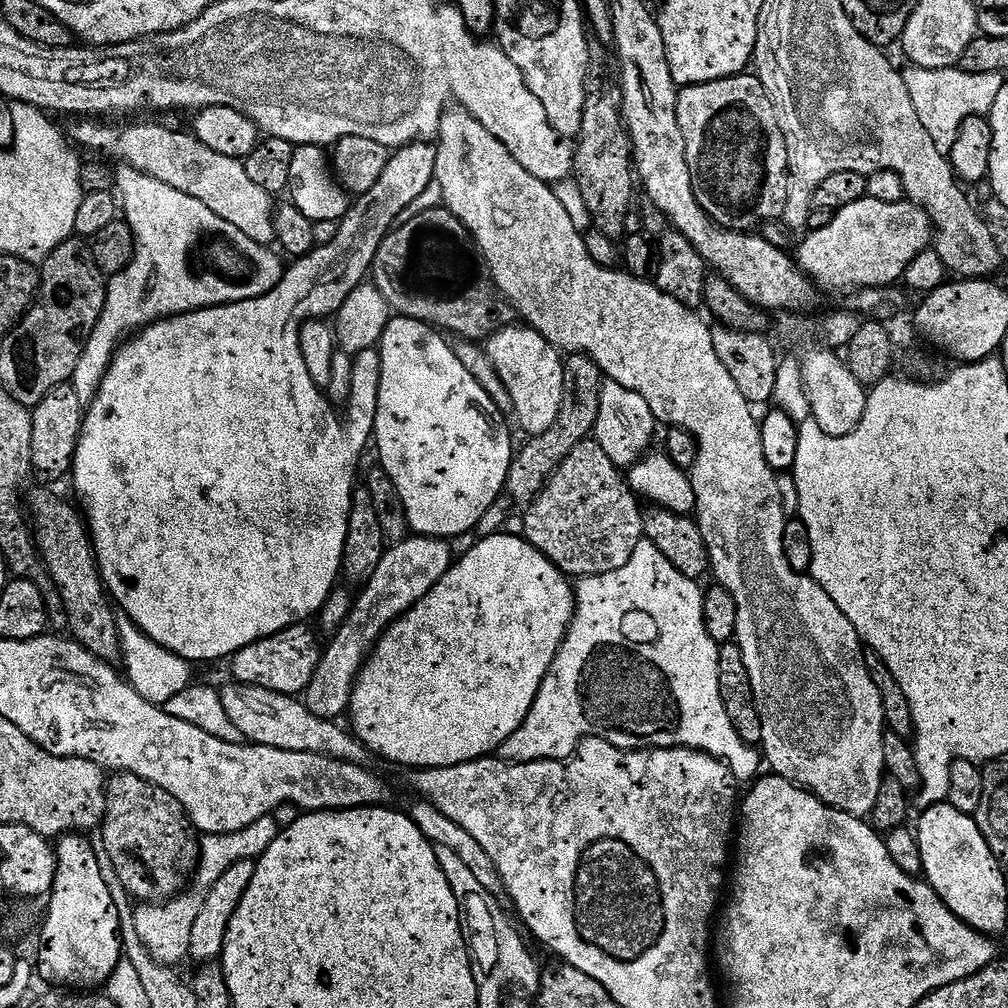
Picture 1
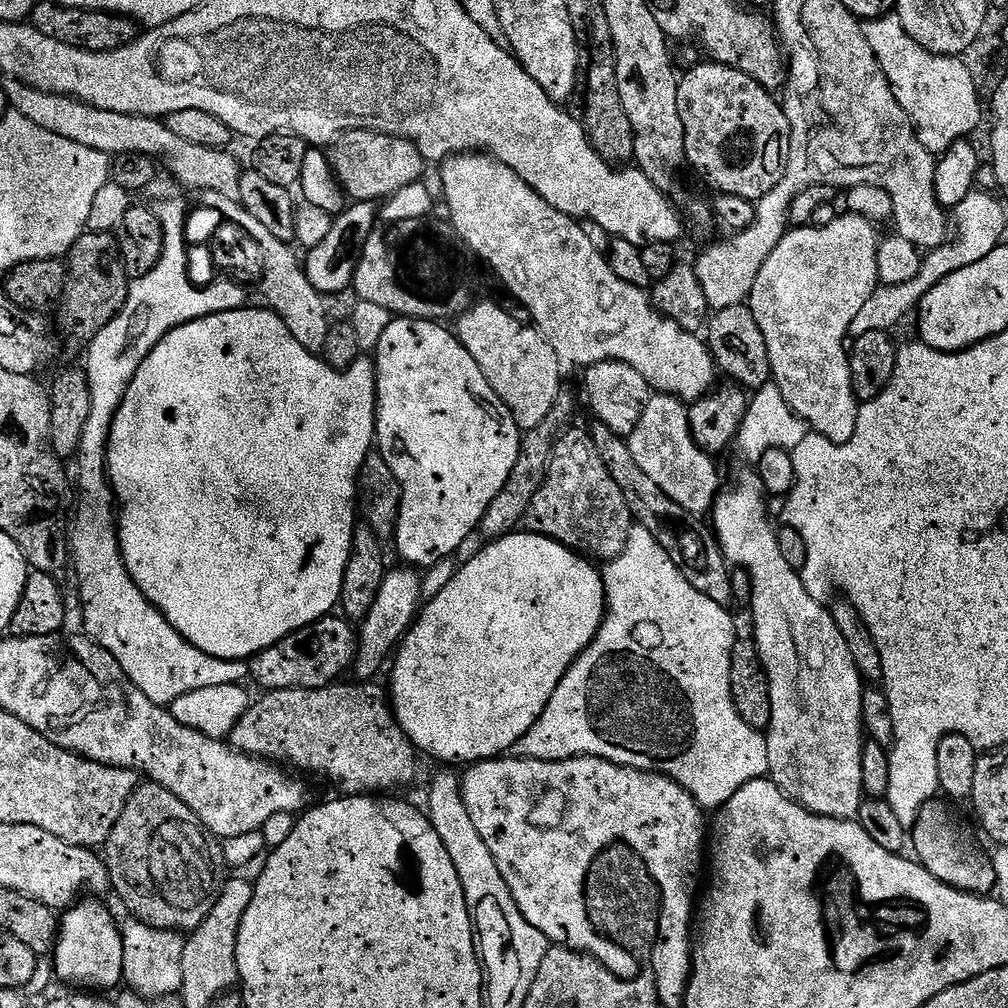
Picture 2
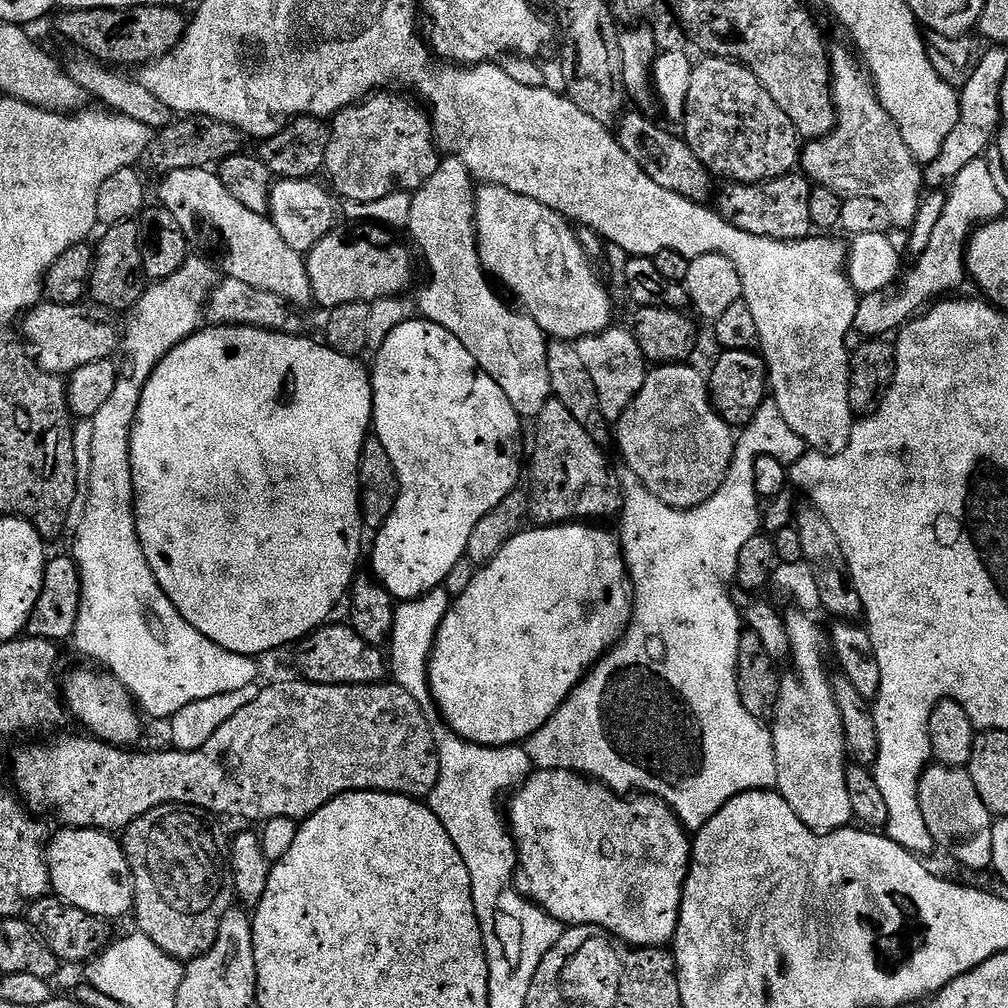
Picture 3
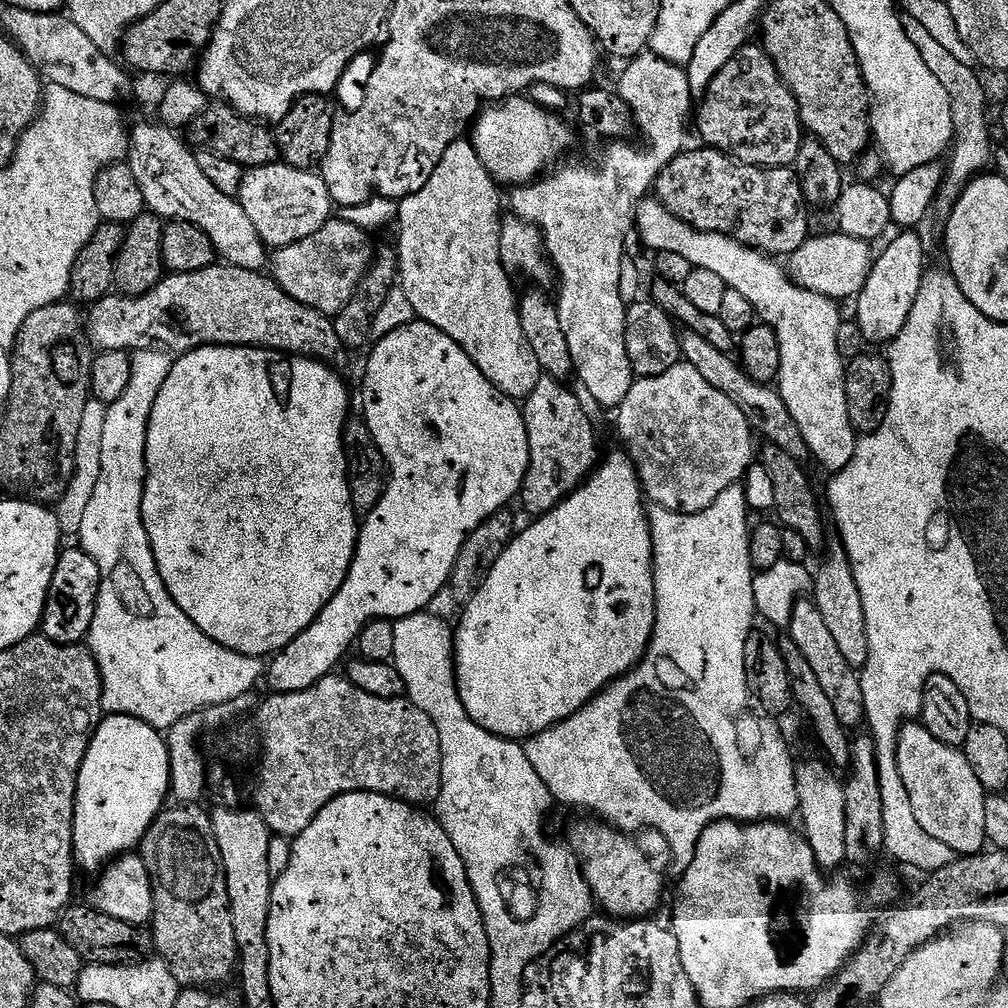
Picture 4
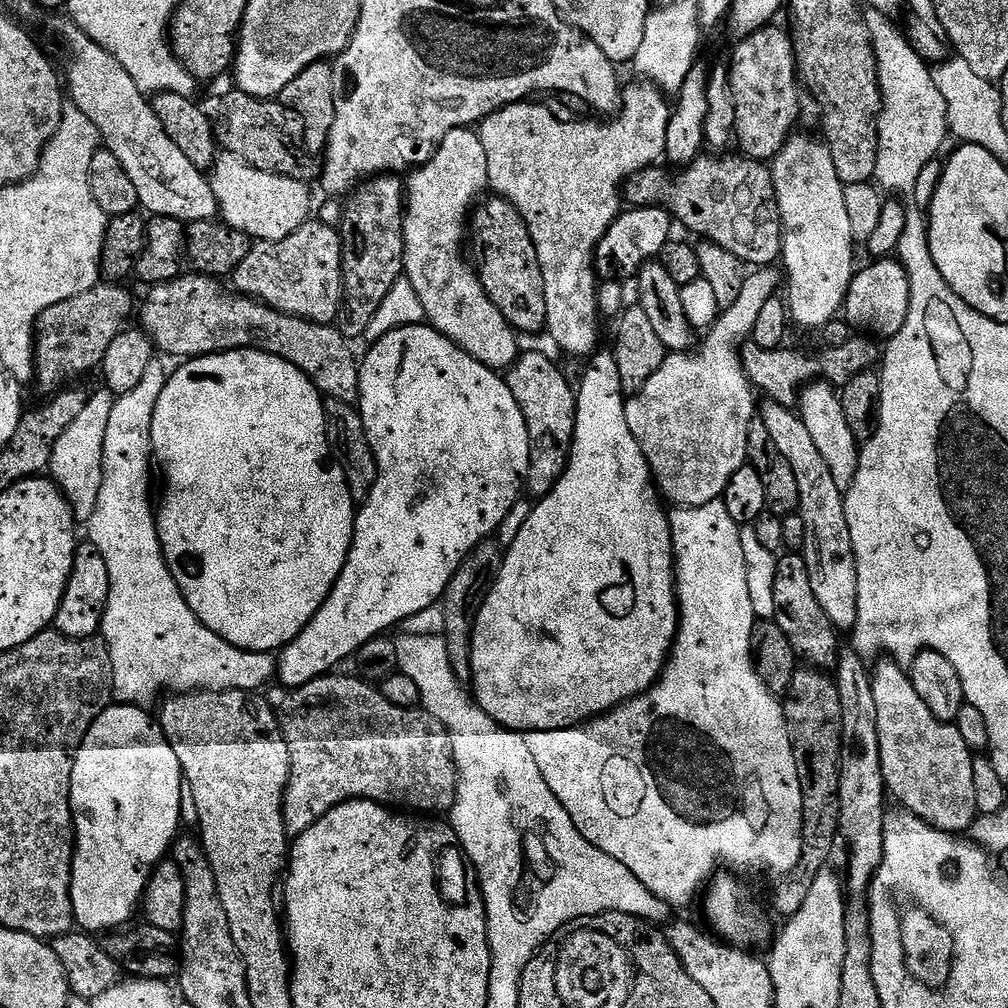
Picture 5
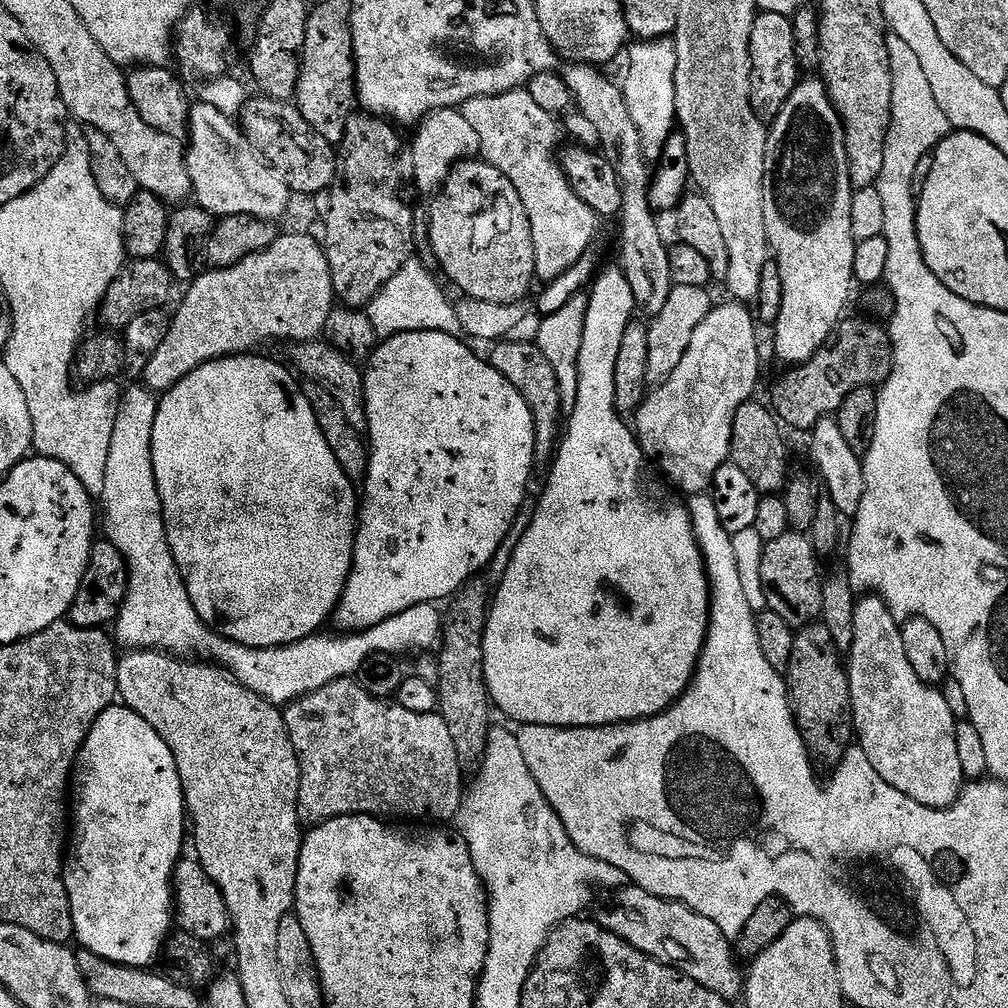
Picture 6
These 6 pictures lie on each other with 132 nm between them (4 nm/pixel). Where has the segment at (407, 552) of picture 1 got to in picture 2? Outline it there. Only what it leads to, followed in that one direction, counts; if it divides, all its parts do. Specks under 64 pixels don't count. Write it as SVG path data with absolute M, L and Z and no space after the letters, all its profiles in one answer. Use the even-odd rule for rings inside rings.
M410 566L389 569L385 575L378 595L369 614L359 623L356 658L353 661L353 673L359 681L370 682L376 678L378 670L389 661L395 648L404 639L405 633L412 627L422 604L421 575Z

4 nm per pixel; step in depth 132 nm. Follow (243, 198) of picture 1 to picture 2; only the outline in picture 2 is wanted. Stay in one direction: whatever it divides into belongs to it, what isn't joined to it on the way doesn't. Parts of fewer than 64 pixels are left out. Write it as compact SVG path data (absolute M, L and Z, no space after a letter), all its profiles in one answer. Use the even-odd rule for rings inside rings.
M11 78L5 79L2 87L8 95L11 111L30 118L34 126L42 126L42 130L50 130L50 134L58 134L58 138L70 138L70 142L78 142L78 146L90 146L104 152L109 158L121 156L124 152L149 156L159 162L163 171L165 168L182 187L200 188L201 193L220 192L223 196L232 196L239 189L242 165L231 156L231 151L186 142L168 130L163 119L98 110L81 100L43 92Z

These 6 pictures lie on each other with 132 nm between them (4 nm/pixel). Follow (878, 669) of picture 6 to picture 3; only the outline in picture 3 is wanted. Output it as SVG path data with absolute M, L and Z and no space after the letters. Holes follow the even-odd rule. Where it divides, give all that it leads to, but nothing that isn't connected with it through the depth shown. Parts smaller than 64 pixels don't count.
M937 764L926 768L919 782L919 806L926 821L926 828L938 848L950 852L952 857L970 870L987 871L991 867L994 817L982 802L972 776L965 769L947 768Z

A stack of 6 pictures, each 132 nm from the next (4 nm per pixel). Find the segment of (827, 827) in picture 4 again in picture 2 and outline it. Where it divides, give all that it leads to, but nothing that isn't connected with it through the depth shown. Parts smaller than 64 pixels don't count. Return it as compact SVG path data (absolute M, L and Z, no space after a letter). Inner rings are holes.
M749 474L744 476L737 482L733 488L725 487L720 495L716 497L714 507L711 509L710 519L711 527L716 533L716 540L720 544L724 557L727 558L729 565L735 566L737 569L744 569L748 572L749 578L752 579L753 590L750 607L752 607L752 632L756 645L758 646L758 654L762 658L762 666L766 670L766 678L770 686L770 722L766 729L766 739L768 741L768 776L776 785L787 794L794 802L798 802L806 810L810 810L819 816L829 816L830 818L838 818L839 820L851 820L859 817L860 803L865 800L863 782L862 782L862 758L863 748L866 743L866 733L864 731L864 689L866 681L861 676L858 666L854 662L854 654L850 654L850 646L846 646L846 638L842 638L842 630L838 630L838 626L834 622L831 611L827 607L823 608L810 591L809 585L806 583L805 577L801 575L797 569L790 566L790 562L786 562L786 554L782 554L782 546L777 529L772 529L772 524L768 521L768 504L764 488L755 475Z

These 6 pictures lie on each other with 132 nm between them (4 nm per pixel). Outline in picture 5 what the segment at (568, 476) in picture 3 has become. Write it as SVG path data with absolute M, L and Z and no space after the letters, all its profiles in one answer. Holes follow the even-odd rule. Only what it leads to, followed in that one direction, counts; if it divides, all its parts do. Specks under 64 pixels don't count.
M521 351L512 367L507 369L506 379L514 402L526 418L526 430L530 442L530 462L526 477L529 497L545 496L560 481L572 453L572 439L576 429L576 392L568 385L564 372L544 352Z

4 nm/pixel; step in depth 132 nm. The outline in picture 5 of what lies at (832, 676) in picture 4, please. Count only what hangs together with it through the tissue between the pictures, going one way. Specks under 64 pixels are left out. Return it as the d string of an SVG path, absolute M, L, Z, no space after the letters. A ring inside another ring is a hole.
M781 555L777 559L777 578L774 582L774 622L786 634L790 646L802 658L805 665L817 670L832 670L836 667L838 633L830 618L822 611L818 598L814 598L814 589L810 586L810 574L806 574L806 562L803 555Z

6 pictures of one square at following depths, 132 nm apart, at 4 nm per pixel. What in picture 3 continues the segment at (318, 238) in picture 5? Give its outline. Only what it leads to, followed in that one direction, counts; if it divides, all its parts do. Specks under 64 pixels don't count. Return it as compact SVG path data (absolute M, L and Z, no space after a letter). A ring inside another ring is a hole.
M372 222L355 223L349 228L333 227L322 242L306 253L312 298L324 310L343 304L371 304L387 296L403 297L404 291L412 284L413 253L408 253L400 244L390 245L388 252L384 248L376 249L377 225Z

